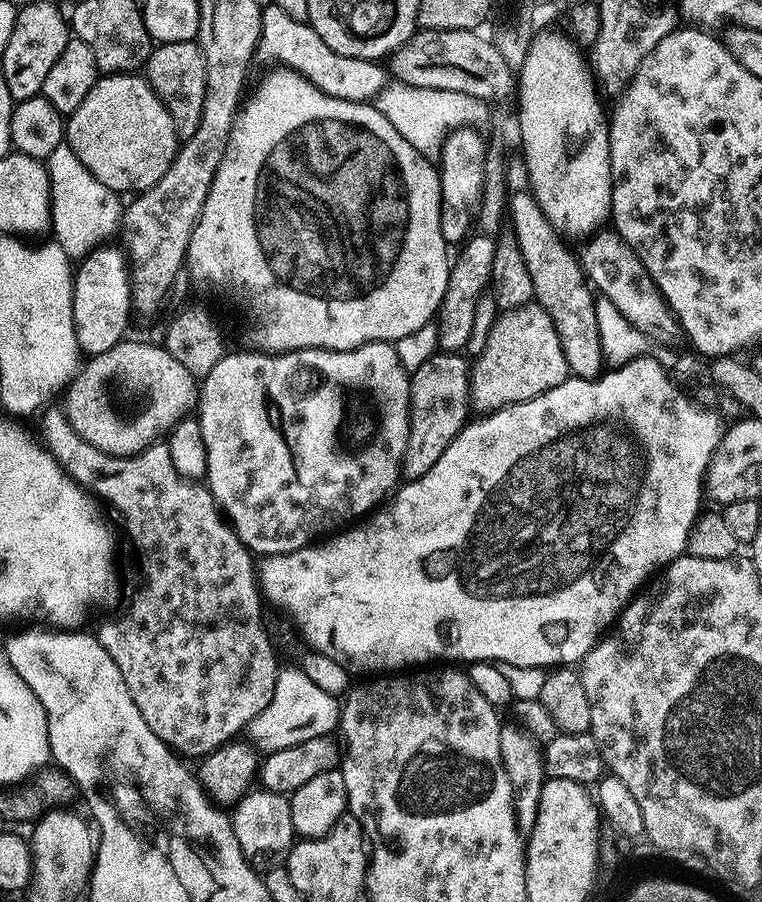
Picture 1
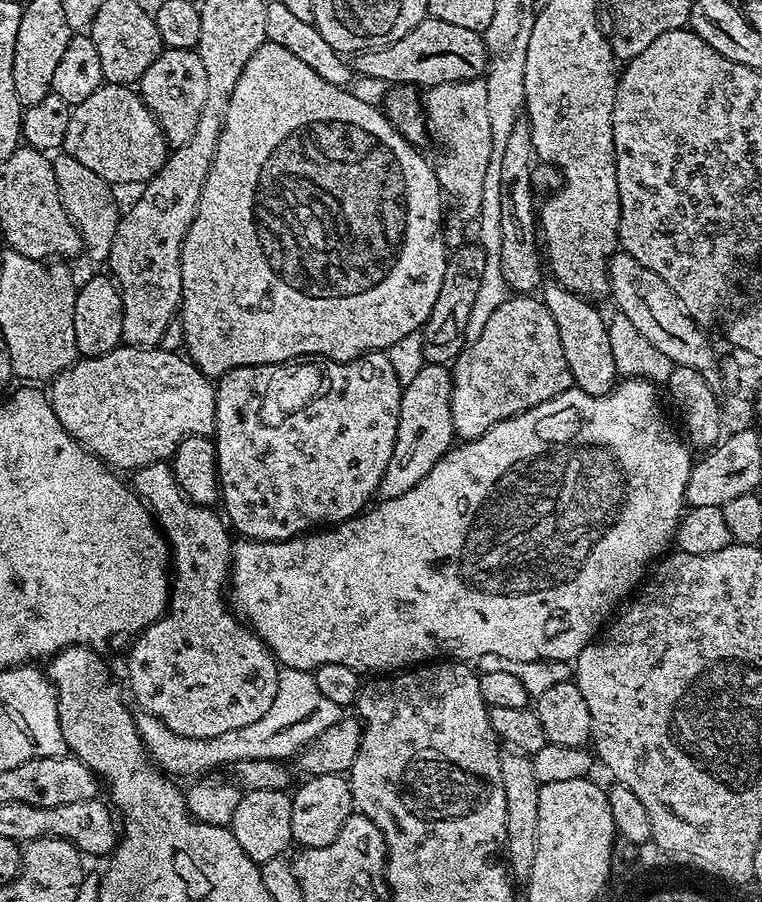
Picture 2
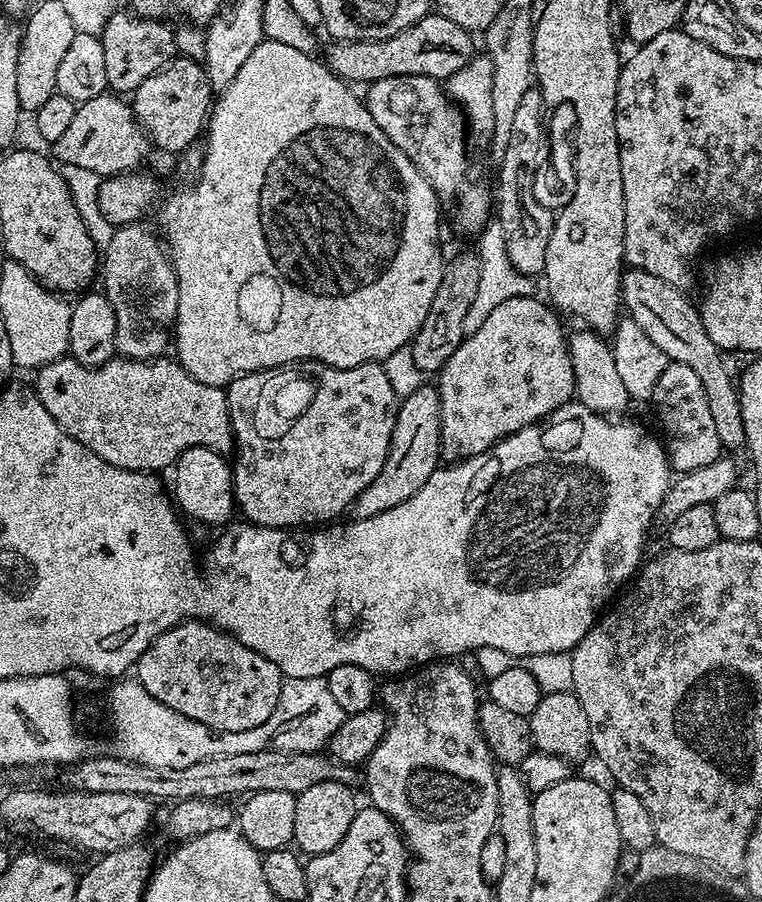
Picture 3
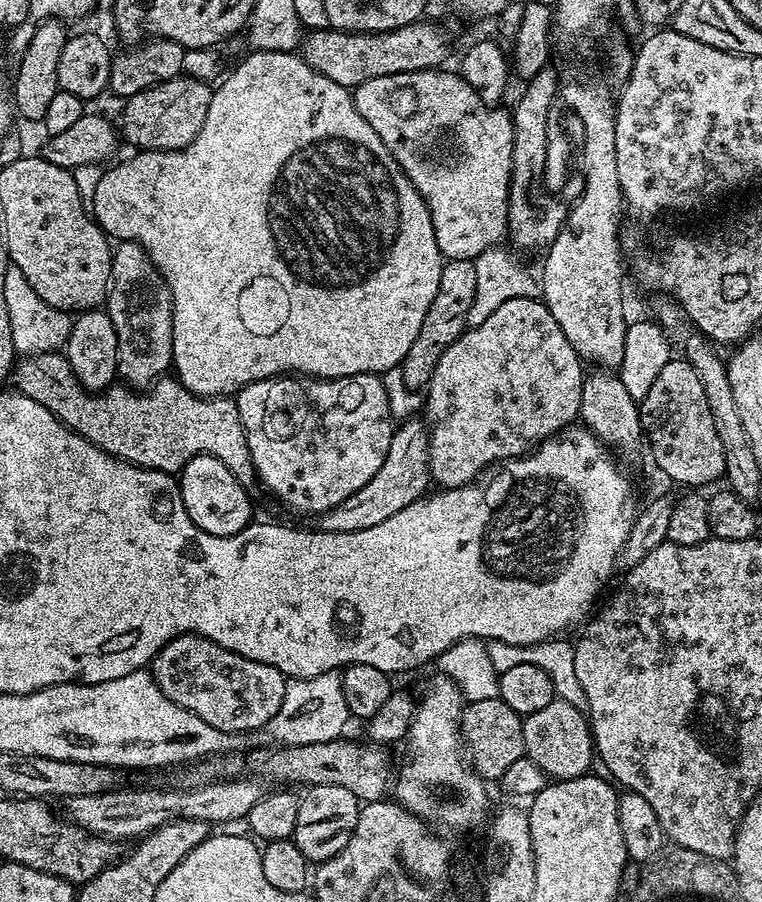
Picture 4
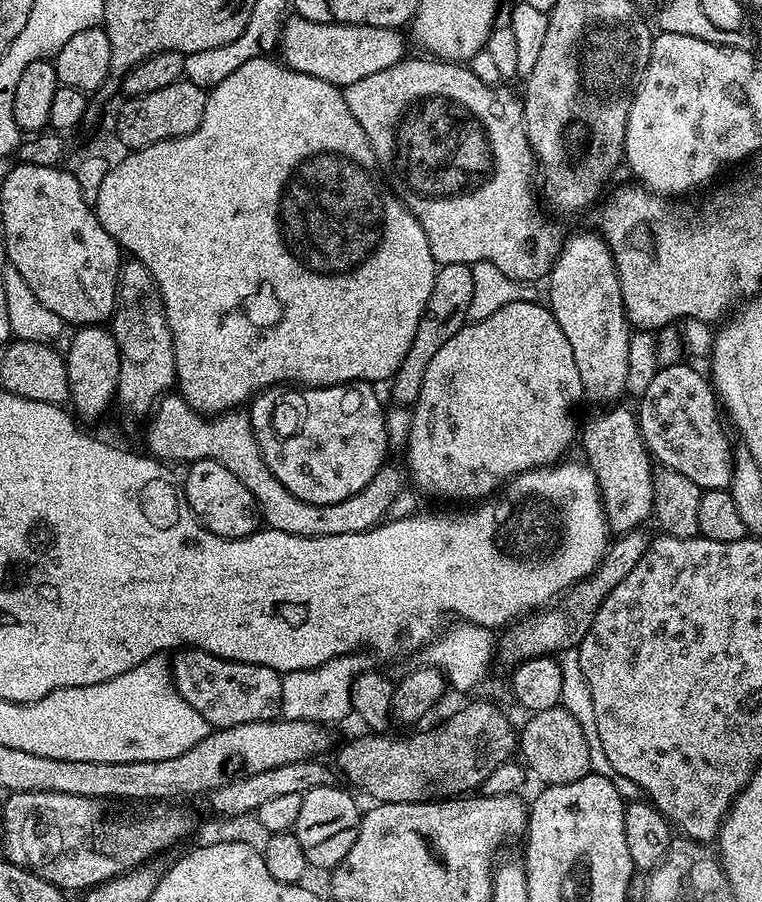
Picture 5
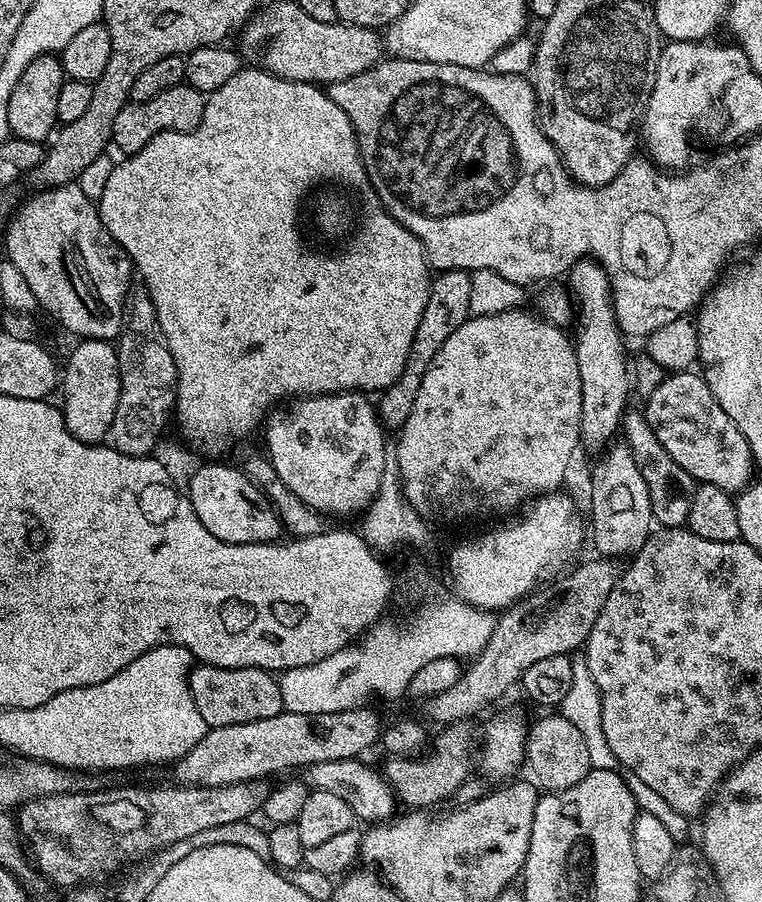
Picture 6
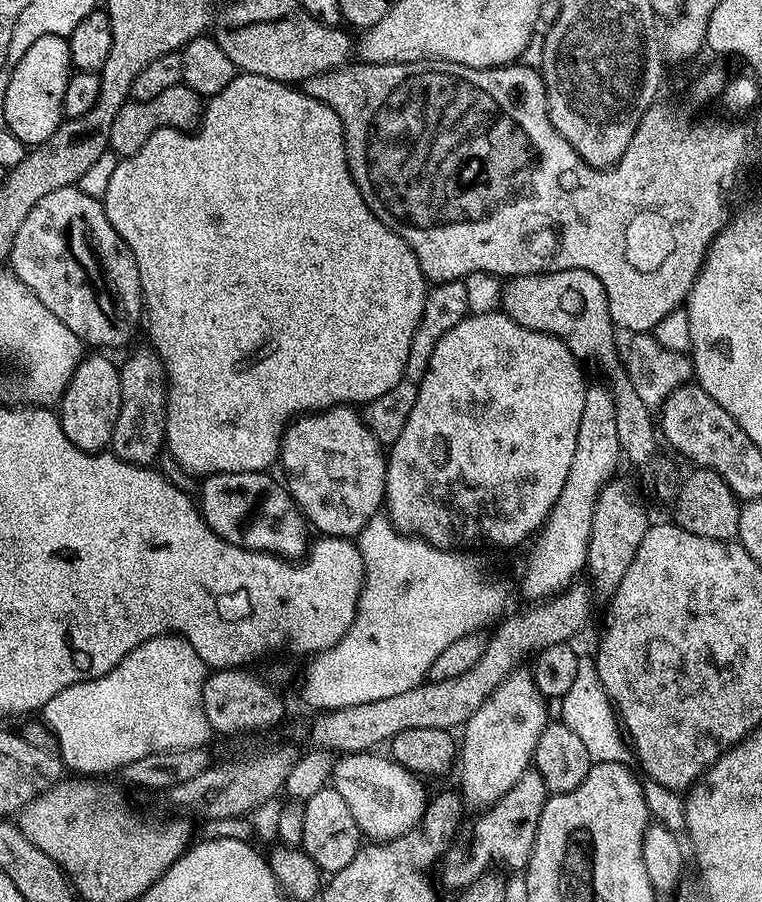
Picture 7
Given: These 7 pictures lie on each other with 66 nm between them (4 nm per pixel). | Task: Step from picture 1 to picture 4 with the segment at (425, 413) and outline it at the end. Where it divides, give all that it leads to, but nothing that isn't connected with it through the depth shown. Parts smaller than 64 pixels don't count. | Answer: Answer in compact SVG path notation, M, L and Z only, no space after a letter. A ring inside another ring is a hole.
M420 418L407 419L393 431L390 450L378 474L374 474L374 478L370 478L362 490L354 490L346 502L338 502L338 506L319 513L319 531L351 534L354 530L370 530L370 526L379 526L381 522L386 522L386 518L398 514L398 510L406 510L410 502L422 499L429 491L428 484L428 425Z

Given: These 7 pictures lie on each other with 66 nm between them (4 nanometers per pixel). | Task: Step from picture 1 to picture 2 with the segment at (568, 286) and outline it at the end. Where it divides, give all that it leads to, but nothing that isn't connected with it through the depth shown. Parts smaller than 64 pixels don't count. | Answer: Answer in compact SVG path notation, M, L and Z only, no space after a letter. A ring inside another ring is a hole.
M547 284L543 285L542 299L550 310L550 318L554 318L554 326L558 326L558 339L562 342L562 354L566 354L566 366L570 366L573 385L591 396L604 396L618 383L605 317L600 317L591 299L574 294L561 284Z

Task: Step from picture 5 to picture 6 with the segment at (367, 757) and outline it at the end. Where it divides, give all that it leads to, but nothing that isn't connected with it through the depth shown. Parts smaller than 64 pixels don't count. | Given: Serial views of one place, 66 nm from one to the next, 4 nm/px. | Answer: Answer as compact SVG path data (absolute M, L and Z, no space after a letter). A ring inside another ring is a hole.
M459 720L456 724L441 727L423 754L397 756L387 761L389 764L382 768L382 775L392 785L397 801L408 804L406 806L412 810L428 810L433 807L431 804L455 797L458 786L473 775L474 761L478 756L478 728L473 724Z

